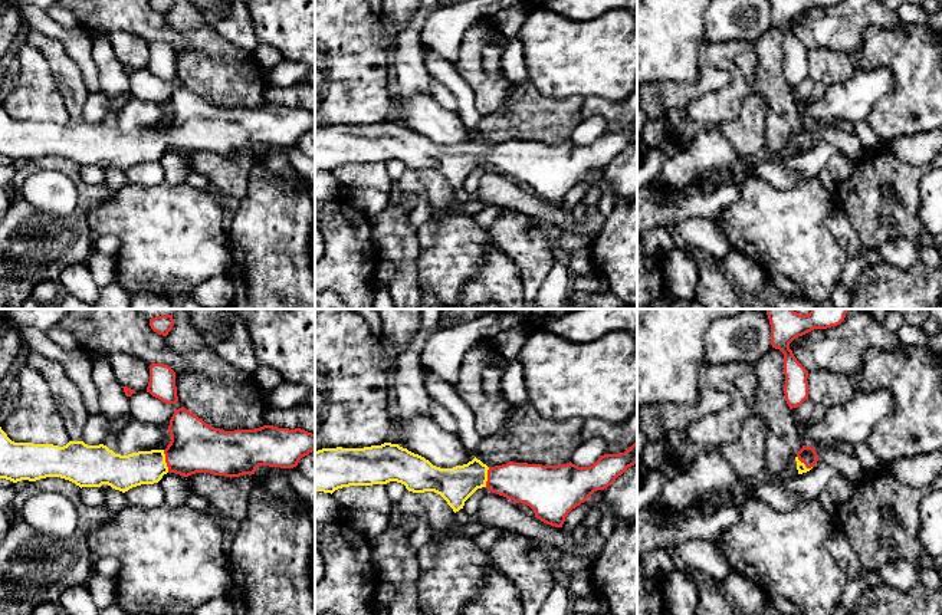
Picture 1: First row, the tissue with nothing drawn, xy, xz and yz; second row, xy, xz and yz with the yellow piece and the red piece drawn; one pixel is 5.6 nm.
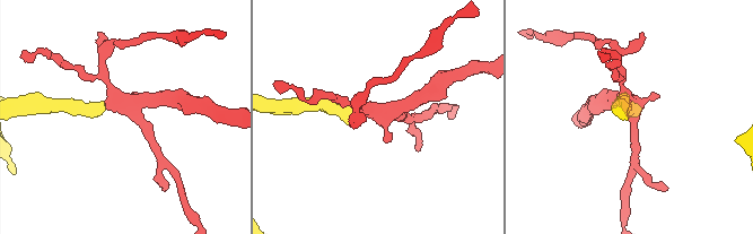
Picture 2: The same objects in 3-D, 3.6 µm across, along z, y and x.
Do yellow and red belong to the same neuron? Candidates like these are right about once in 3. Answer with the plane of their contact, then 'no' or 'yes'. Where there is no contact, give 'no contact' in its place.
xy | yes

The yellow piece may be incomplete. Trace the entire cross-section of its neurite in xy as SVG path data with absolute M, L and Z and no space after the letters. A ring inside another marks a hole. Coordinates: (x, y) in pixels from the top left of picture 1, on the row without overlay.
M184 85L173 92L168 111L171 119L165 128L121 134L104 122L88 124L83 119L69 119L63 125L14 121L0 105L0 157L17 161L22 158L36 159L46 155L60 155L81 167L108 162L125 171L141 162L158 161L168 149L184 155L196 151L240 155L243 152L255 152L259 144L293 147L302 135L315 129L315 112L305 108L263 103L255 108L224 109L206 102Z

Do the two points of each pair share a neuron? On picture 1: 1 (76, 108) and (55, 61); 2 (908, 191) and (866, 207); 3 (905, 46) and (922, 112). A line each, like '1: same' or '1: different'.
1: same
2: same
3: same

